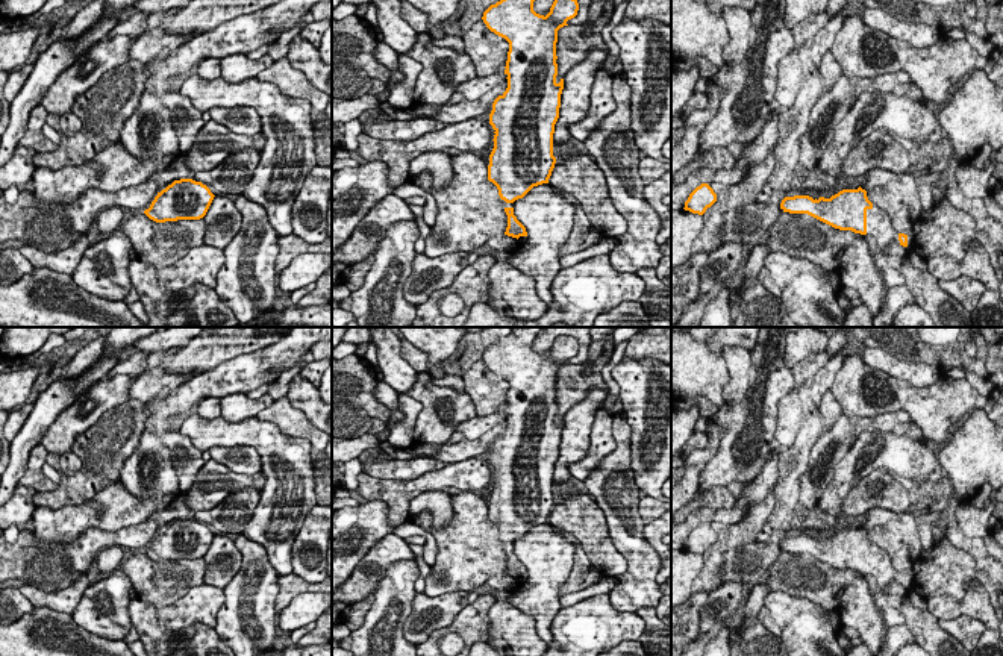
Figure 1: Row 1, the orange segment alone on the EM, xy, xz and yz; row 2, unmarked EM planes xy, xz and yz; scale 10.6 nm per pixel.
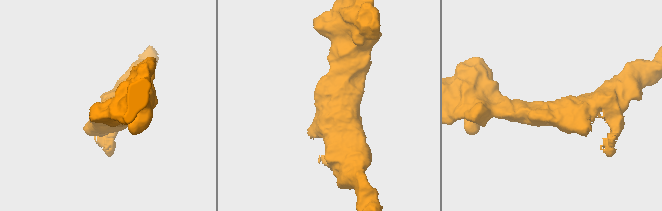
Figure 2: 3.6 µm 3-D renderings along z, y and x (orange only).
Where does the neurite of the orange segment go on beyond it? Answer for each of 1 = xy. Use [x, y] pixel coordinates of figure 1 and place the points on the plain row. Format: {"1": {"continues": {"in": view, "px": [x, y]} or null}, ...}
{"1": {"continues": null}}

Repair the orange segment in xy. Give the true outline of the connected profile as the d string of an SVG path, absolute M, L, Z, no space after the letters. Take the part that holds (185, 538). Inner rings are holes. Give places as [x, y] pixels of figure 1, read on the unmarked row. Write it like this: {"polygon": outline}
{"polygon": "M180 518L158 532L144 553L156 562L200 559L206 554L214 536L202 521Z"}

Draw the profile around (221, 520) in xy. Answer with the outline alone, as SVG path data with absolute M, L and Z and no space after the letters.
M238 488L215 508L197 511L194 518L206 524L214 535L239 535L253 518L259 500L261 491L258 488Z

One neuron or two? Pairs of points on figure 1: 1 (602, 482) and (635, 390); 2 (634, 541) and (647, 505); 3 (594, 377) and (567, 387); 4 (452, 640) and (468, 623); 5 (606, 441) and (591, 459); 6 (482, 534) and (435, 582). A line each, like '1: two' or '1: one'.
1: two
2: two
3: one
4: two
5: one
6: one

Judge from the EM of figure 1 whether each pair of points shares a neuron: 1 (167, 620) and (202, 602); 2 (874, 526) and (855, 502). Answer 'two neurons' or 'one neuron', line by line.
1: one neuron
2: two neurons

